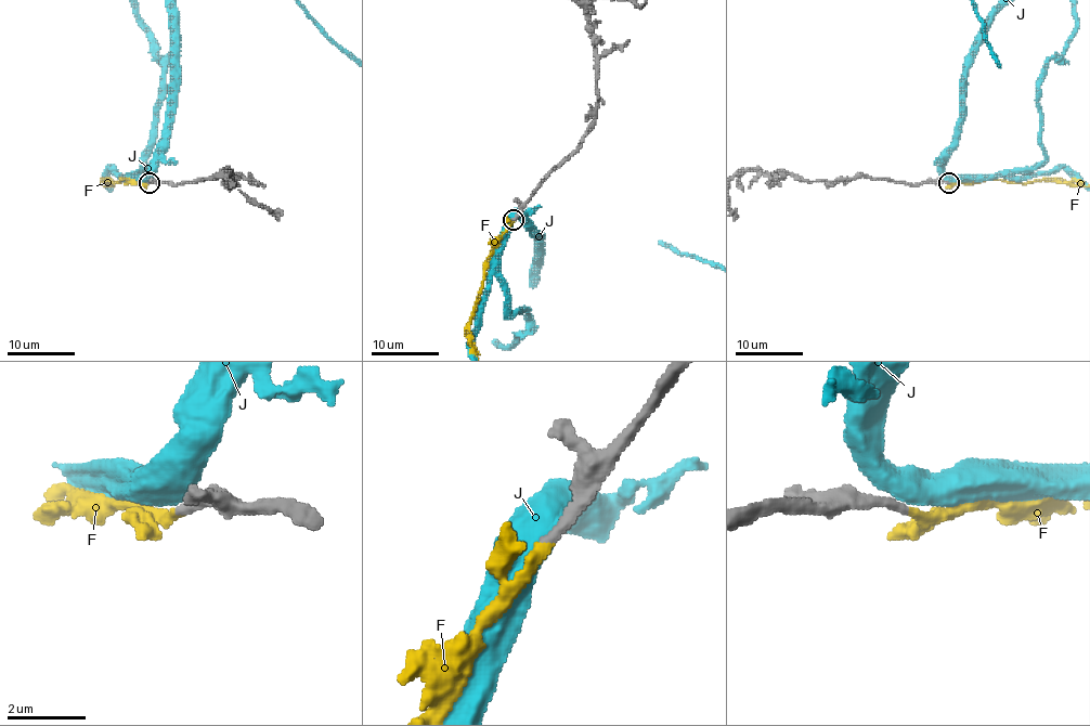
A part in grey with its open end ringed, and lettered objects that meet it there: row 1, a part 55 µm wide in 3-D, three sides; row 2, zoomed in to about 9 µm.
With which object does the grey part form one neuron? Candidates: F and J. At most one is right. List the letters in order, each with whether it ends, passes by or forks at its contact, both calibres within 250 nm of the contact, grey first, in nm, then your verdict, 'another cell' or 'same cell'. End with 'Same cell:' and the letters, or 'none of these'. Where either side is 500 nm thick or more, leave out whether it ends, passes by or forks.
F: it ends | 280/260 nm | same cell
J: 280/700 nm | another cell
Same cell: F

